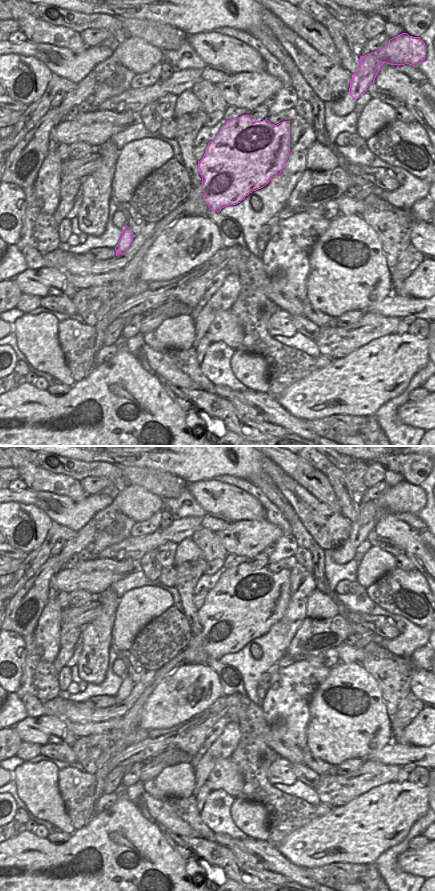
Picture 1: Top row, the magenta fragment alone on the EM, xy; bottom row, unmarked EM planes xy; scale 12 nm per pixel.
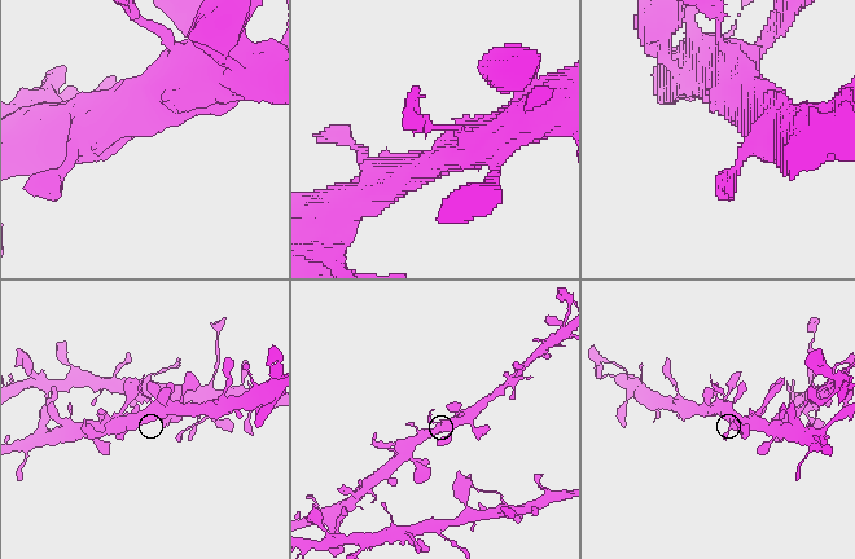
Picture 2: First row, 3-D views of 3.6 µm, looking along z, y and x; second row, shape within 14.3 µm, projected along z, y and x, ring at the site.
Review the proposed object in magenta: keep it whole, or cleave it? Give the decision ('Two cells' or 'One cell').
One cell

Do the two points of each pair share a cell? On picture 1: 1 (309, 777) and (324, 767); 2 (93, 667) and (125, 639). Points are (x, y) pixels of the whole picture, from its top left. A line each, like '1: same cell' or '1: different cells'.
1: different cells
2: different cells

